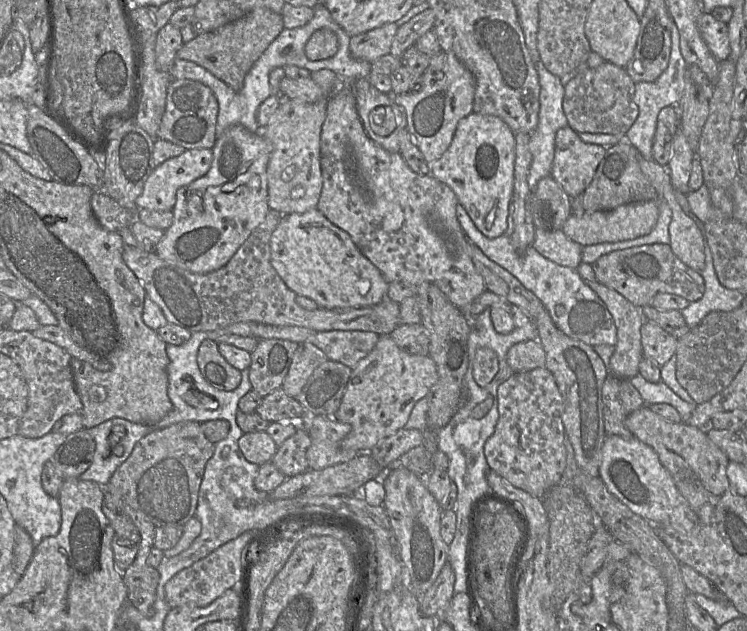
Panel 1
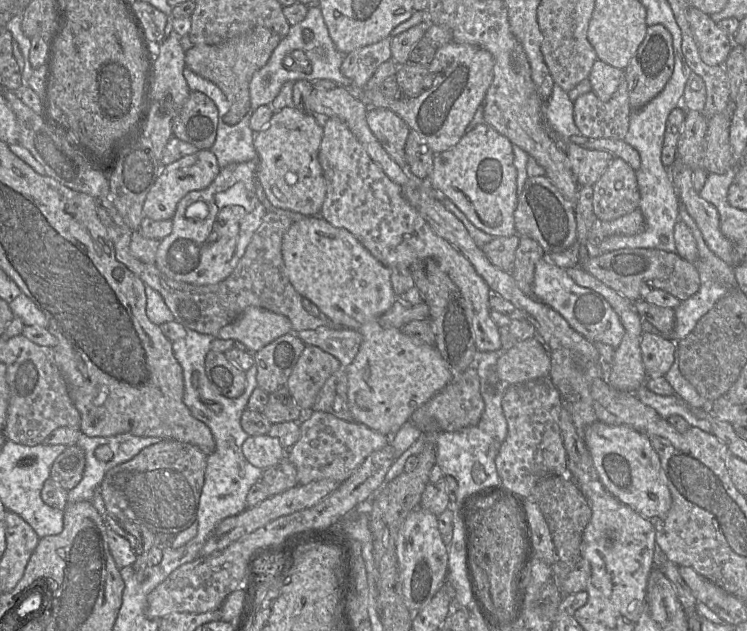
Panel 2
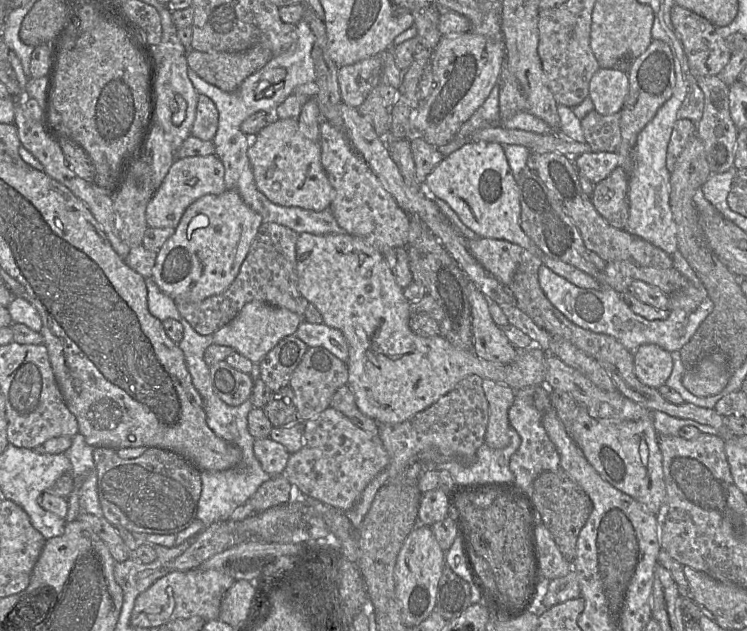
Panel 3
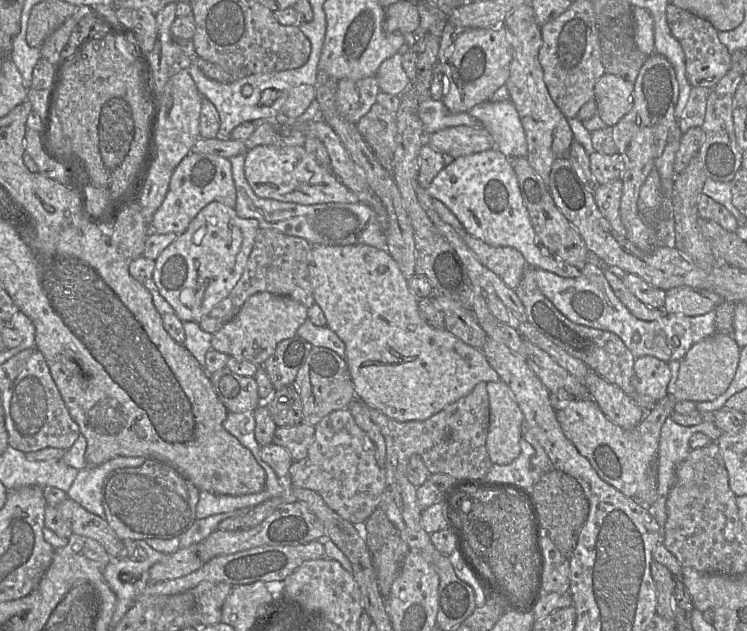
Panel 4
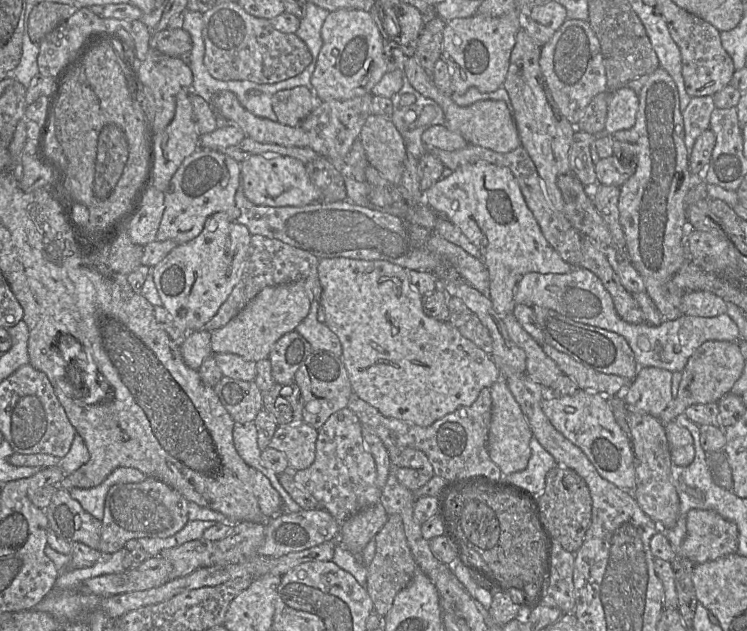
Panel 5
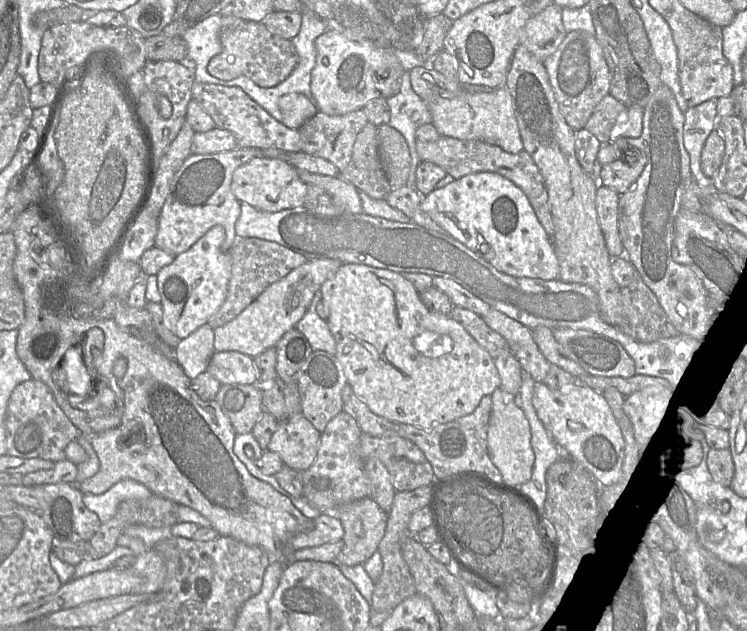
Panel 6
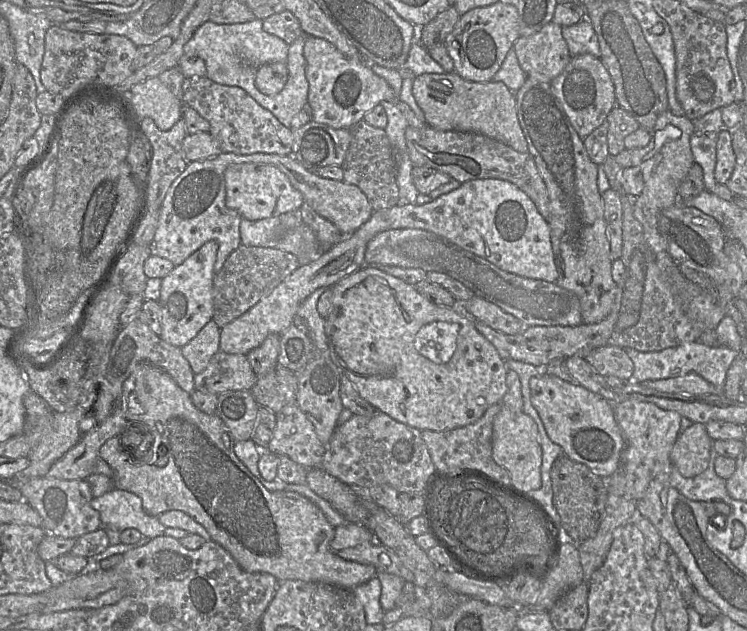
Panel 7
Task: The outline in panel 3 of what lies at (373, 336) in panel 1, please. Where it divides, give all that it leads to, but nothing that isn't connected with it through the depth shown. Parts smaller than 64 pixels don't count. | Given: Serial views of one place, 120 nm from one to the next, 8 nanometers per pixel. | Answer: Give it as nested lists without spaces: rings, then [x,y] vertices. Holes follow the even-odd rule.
[[[303,320],[295,334],[308,347],[323,347],[347,364],[349,347],[344,334],[325,323],[312,324]]]

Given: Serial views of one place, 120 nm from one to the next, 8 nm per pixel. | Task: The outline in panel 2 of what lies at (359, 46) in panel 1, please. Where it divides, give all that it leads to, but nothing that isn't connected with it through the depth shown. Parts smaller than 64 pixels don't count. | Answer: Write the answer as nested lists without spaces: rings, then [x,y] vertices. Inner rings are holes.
[[[390,35],[377,43],[358,48],[345,55],[340,67],[341,73],[354,85],[364,88],[376,69],[391,59]]]

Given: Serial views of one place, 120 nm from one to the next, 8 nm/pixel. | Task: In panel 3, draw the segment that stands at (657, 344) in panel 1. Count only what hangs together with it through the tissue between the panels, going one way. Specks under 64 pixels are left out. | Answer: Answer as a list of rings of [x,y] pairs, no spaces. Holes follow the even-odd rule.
[[[643,344],[634,352],[634,373],[646,386],[655,388],[666,384],[673,369],[671,353],[655,344]]]

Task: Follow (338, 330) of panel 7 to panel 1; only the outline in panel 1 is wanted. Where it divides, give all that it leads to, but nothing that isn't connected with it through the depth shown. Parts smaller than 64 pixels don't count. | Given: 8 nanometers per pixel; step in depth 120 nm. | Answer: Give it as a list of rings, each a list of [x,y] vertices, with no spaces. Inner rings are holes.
[[[317,208],[283,215],[270,240],[271,264],[289,289],[312,299],[318,308],[354,309],[373,306],[386,299],[389,284],[379,269],[358,249],[344,230],[332,224]],[[389,335],[379,336],[372,351],[352,369],[340,406],[333,416],[336,421],[351,426],[351,431],[342,441],[341,447],[358,453],[368,453],[379,441],[403,429],[415,404],[427,396],[438,380],[436,364],[429,355],[409,354],[400,349]],[[538,339],[513,345],[508,350],[506,359],[514,372],[530,371],[546,366],[545,351]]]

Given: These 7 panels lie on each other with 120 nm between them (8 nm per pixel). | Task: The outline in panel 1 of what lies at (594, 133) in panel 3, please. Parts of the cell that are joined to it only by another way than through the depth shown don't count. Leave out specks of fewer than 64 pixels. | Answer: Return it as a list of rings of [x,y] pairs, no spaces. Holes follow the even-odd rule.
[[[610,62],[578,73],[564,86],[563,111],[570,126],[578,134],[625,134],[638,116],[634,101],[635,82],[626,69]]]

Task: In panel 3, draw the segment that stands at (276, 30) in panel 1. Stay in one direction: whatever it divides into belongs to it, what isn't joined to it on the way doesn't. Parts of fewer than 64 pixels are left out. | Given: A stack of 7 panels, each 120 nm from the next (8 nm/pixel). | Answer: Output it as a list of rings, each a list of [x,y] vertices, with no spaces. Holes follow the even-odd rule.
[[[254,46],[242,52],[189,50],[187,64],[200,78],[225,92],[237,90],[242,82],[273,58],[272,52]]]

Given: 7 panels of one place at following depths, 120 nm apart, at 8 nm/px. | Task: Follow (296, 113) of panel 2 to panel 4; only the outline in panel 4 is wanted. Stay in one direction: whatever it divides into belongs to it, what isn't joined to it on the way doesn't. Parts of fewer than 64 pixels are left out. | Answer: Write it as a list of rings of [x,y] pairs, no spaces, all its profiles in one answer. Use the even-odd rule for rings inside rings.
[[[256,146],[245,154],[244,175],[260,198],[301,205],[359,203],[358,197],[331,170],[323,168],[303,146]]]

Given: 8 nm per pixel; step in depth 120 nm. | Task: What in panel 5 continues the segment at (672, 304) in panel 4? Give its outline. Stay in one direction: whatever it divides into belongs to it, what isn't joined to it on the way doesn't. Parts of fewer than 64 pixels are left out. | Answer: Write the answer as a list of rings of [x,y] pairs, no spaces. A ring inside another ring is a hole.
[[[687,291],[681,299],[683,315],[695,317],[715,317],[726,314],[727,303],[708,291]]]

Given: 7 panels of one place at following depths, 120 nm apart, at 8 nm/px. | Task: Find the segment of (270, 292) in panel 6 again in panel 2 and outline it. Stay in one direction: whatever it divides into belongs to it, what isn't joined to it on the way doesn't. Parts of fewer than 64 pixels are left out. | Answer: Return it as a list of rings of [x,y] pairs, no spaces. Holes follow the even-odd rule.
[[[250,306],[232,323],[222,327],[215,337],[238,340],[251,353],[255,353],[290,332],[292,325],[286,316]]]

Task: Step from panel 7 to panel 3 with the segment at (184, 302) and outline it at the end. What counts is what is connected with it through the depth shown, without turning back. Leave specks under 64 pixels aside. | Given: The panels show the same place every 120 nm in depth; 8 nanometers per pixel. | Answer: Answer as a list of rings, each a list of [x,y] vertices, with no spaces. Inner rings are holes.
[[[236,191],[203,195],[185,209],[174,233],[159,248],[151,276],[159,289],[175,302],[198,302],[220,294],[236,278],[261,224],[261,215],[249,208]]]

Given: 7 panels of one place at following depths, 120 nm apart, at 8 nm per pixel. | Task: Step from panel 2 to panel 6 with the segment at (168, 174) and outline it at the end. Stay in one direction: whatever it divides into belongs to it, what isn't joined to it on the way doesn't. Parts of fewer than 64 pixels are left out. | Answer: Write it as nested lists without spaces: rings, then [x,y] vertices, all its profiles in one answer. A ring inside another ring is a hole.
[[[239,147],[212,154],[190,154],[173,177],[158,216],[154,246],[177,256],[189,249],[210,228],[220,225],[225,231],[220,250],[228,252],[237,238],[235,222],[241,212],[240,202],[231,191],[232,175],[236,168],[260,156],[263,155],[259,149]]]

